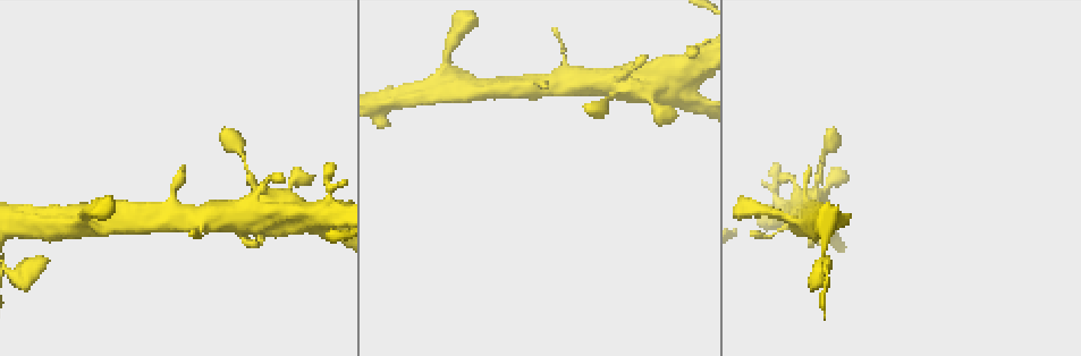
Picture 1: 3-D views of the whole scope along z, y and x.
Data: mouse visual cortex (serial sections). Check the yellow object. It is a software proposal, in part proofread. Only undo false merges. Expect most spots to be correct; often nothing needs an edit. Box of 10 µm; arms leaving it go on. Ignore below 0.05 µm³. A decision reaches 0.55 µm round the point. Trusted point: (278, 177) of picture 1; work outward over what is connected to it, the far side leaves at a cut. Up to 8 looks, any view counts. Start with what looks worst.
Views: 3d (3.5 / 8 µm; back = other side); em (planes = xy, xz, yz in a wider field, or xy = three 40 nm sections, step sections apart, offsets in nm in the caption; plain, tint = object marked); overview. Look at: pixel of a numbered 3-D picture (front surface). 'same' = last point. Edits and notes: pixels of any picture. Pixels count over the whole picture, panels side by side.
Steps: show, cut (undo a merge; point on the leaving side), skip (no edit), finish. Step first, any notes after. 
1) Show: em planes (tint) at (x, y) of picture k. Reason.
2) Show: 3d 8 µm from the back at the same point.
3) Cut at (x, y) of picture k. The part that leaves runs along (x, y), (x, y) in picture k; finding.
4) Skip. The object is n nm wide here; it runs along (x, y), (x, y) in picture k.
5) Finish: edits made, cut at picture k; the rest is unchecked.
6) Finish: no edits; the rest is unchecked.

Show: 3d 3.5 µm from the back at (259, 211) of picture 1. Sharp bend.

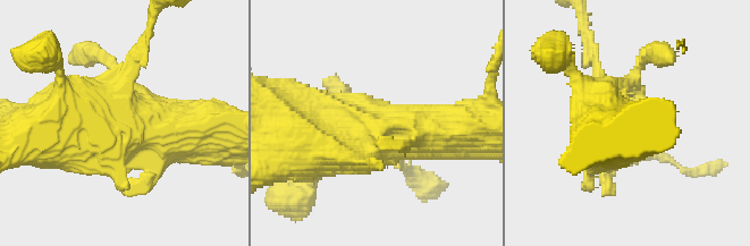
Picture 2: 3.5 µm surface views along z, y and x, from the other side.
Skip. It runs along (104, 60), (125, 126), (195, 133) in picture 2; all the same cell.

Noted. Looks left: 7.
Show: 3d 3.5 µm at (777, 191) of picture 1. Narrows sharply.

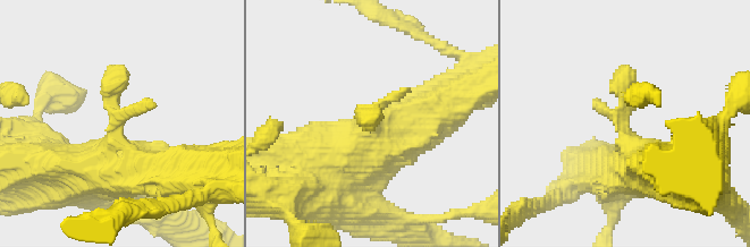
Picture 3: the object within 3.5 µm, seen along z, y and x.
Show: em xy step 1 (tint) at (622, 124) of picture 3.

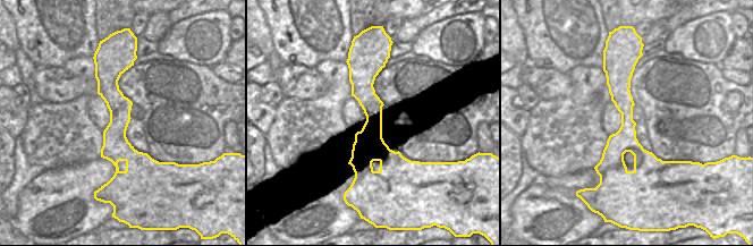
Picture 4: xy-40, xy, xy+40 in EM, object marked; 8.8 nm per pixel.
Skip. All the same cell.

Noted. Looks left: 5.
Show: 3d 3.5 µm at (173, 217) of picture 1. A fork.

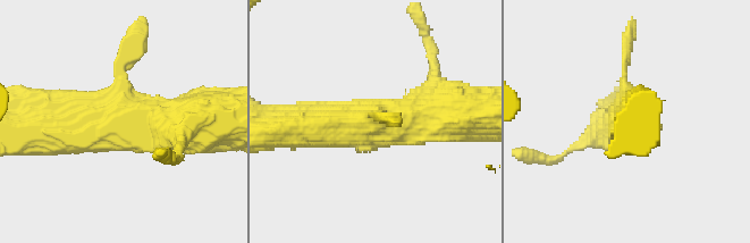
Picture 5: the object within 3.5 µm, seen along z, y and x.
Show: em planes (tint) at (378, 122) of picture 5.

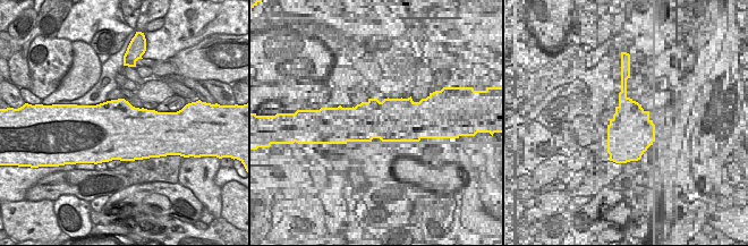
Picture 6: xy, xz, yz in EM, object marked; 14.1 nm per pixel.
Skip. The object is 850 nm wide here; it runs along (457, 111), (373, 123), (301, 125) in picture 5; one cell here.

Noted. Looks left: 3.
Show: 3d 3.5 µm at (826, 271) of picture 1. Abrupt turn.

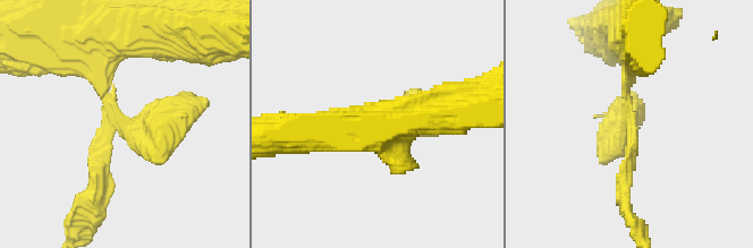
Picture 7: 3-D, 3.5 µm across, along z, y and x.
Show: em xy step 1 (tint) at (141, 128) of picture 7. Now the EM.

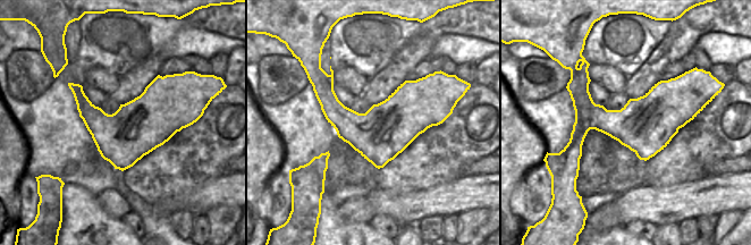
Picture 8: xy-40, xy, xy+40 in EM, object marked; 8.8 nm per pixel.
Skip. It runs along (103, 74), (130, 126), (204, 102) in picture 7; continuous, no second cell.

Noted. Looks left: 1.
Finish: no edits; the rest is unchecked.

